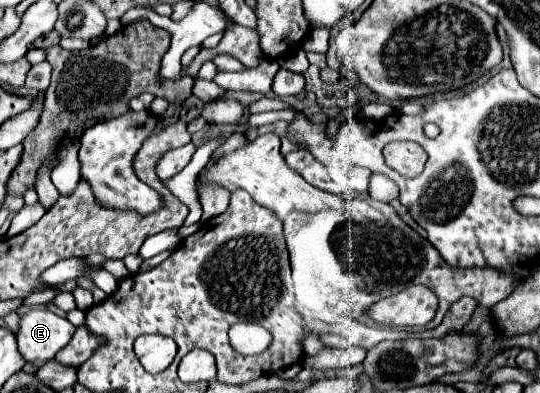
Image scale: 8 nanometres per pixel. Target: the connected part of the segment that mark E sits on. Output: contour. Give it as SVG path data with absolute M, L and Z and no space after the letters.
M46 308L30 310L22 316L16 332L18 350L24 360L44 364L54 360L54 356L70 342L74 330L76 328L66 318L60 318Z

